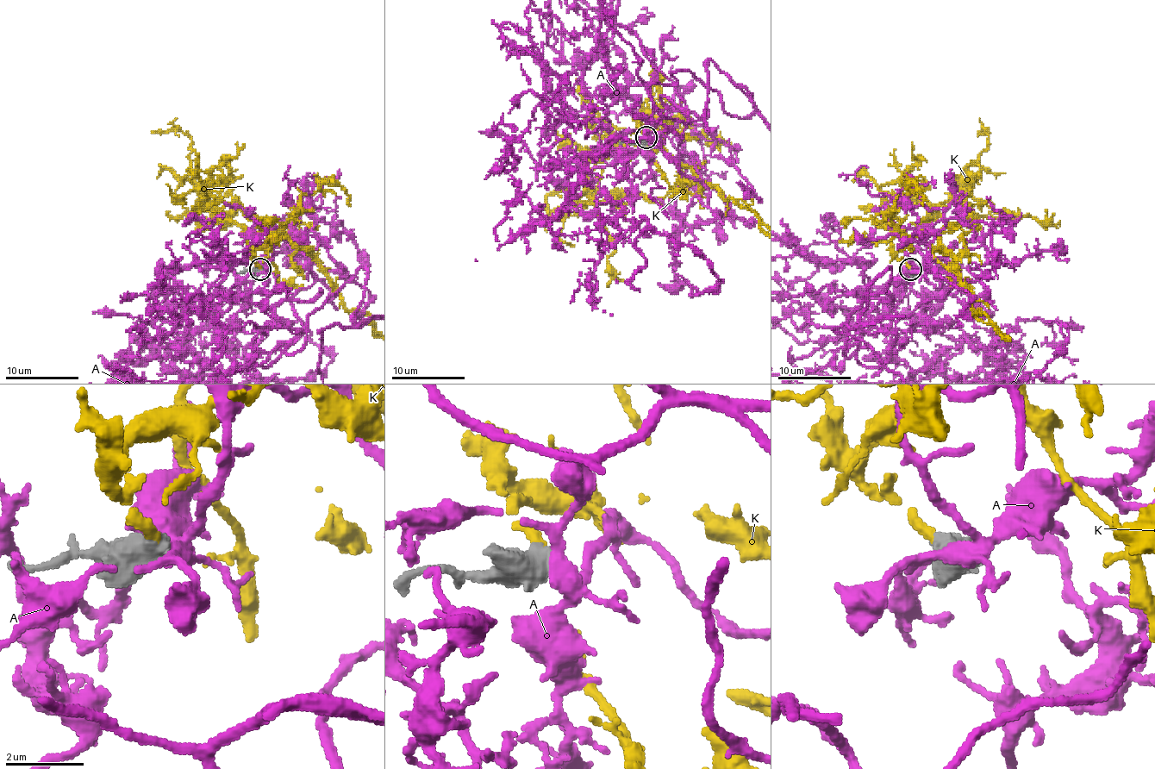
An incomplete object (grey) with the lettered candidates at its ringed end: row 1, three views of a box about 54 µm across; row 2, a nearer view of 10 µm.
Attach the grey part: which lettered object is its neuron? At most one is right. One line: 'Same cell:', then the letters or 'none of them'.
Same cell: K

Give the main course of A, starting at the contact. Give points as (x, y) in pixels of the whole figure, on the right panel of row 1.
A: (914, 269), (953, 280), (891, 355), (844, 353), (889, 267), (833, 329)

